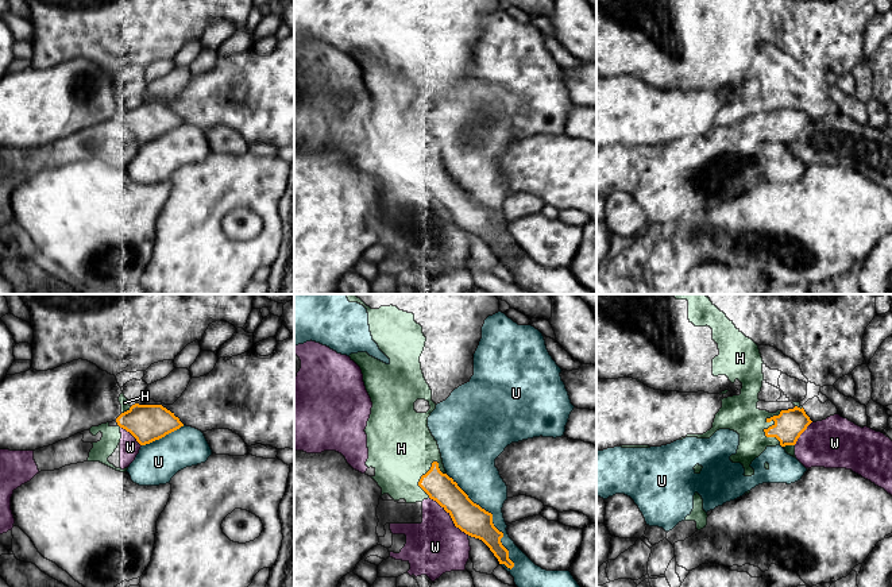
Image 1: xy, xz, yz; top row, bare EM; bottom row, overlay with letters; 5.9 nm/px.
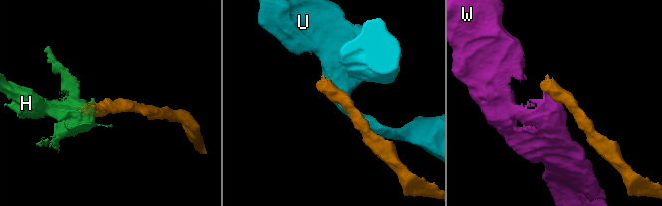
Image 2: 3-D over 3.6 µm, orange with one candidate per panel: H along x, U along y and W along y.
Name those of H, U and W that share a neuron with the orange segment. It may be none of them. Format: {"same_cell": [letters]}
{"same_cell": ["H"]}

